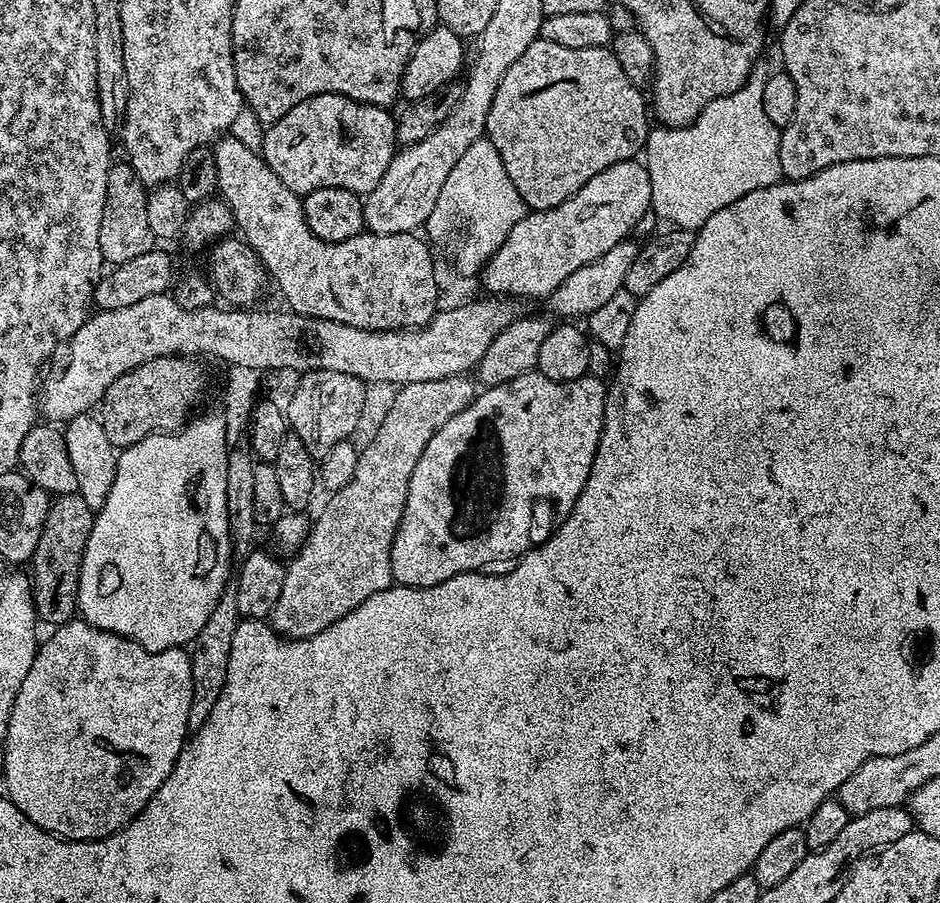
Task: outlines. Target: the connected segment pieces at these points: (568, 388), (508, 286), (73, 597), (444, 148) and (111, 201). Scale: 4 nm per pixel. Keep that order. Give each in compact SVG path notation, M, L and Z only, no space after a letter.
M535 370L522 374L505 384L493 388L484 388L466 410L454 414L434 438L422 450L422 458L418 458L418 466L414 466L414 474L410 474L410 490L406 496L406 510L402 522L394 534L390 566L392 579L401 588L433 588L435 584L446 582L446 578L454 578L463 572L475 572L487 569L487 564L495 560L515 561L532 548L544 544L548 537L560 527L567 516L572 515L574 502L582 494L585 482L594 462L594 454L600 445L600 435L604 429L604 402L606 384L595 374L579 376L576 380L551 380Z
M639 159L623 160L614 166L610 166L606 170L602 170L602 174L594 174L594 178L590 178L590 182L586 182L586 186L582 186L582 190L578 190L566 202L562 202L558 206L554 206L545 212L529 211L523 216L514 226L514 230L510 230L510 234L506 238L506 242L502 242L499 250L488 260L482 273L482 281L484 280L485 293L488 294L507 294L509 297L517 298L516 296L541 296L547 298L558 286L562 285L564 279L574 274L580 267L584 267L590 262L594 262L598 258L602 258L602 254L606 254L606 250L614 250L614 246L618 246L624 240L629 239L633 235L632 227L643 218L644 215L649 215L652 207L652 183L650 182L650 174L647 167L643 163L639 164Z
M77 491L57 496L48 505L42 538L38 538L38 546L30 561L32 597L36 603L36 615L43 623L45 620L51 626L59 626L77 615L82 558L93 519L94 513Z
M449 111L447 119L429 136L417 144L401 147L392 157L386 174L382 174L382 182L363 197L363 227L374 234L415 233L430 218L430 210L434 210L434 202L438 202L438 194L442 194L442 186L446 186L446 178L450 170L454 170L458 158L484 135L480 120L468 124L468 120L460 120L460 116Z
M113 163L112 169L108 172L102 230L98 234L100 249L109 265L119 266L128 260L138 258L138 254L153 251L154 235L147 218L148 195L146 186L140 181L131 164Z

